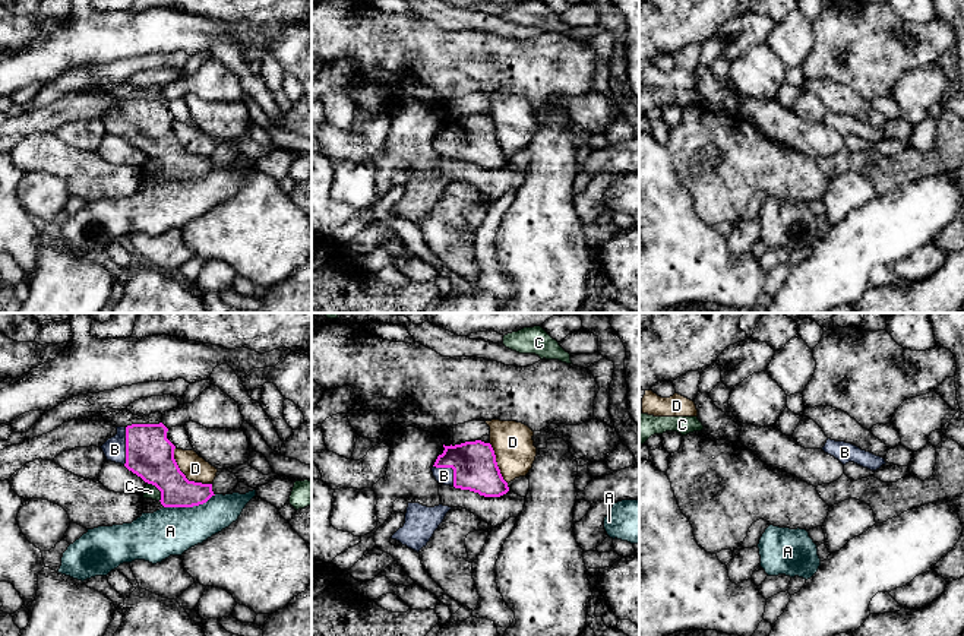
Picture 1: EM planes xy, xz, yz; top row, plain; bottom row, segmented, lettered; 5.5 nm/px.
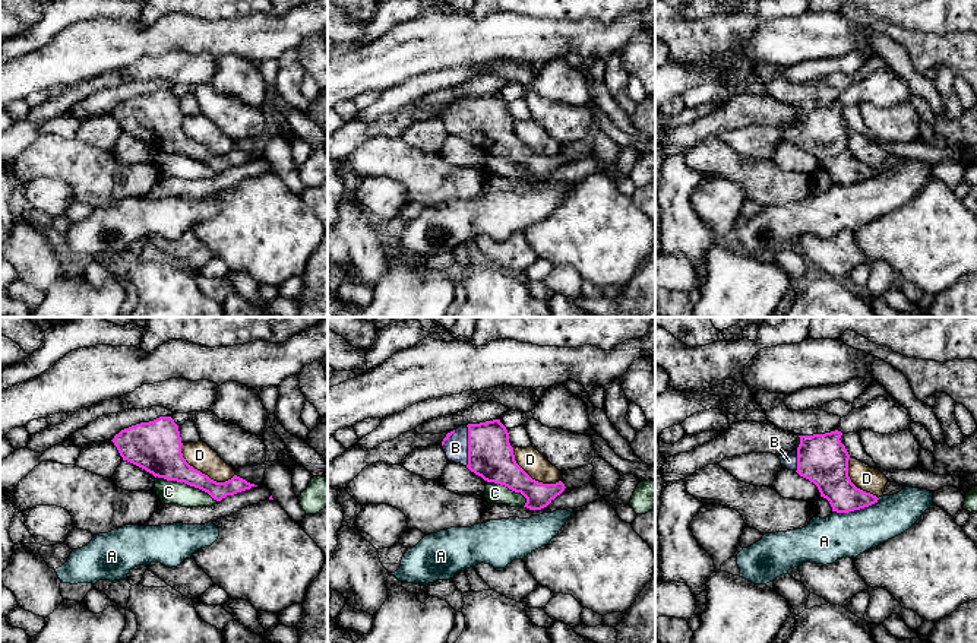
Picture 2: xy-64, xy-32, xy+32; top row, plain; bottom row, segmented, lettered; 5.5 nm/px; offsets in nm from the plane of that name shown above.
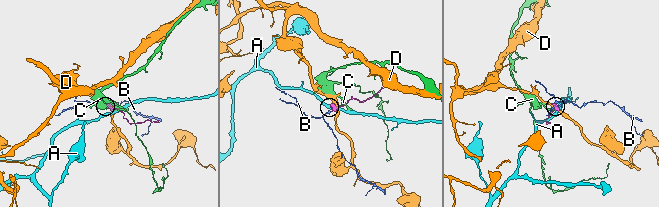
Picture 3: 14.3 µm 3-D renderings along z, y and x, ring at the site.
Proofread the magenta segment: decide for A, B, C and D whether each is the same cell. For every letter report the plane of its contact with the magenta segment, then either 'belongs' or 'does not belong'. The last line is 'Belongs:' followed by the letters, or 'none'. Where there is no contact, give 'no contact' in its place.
A: meets magenta in xy; does not belong
B: meets magenta in xy; belongs
C: meets magenta in xy; does not belong
D: meets magenta in xy; does not belong
Belongs: B

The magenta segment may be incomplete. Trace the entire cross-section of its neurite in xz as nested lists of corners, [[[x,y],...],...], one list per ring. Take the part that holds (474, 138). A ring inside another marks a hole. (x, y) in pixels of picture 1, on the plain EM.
[[[475,113],[443,120],[432,140],[439,156],[470,162],[484,170],[500,170],[509,164],[490,116]]]

